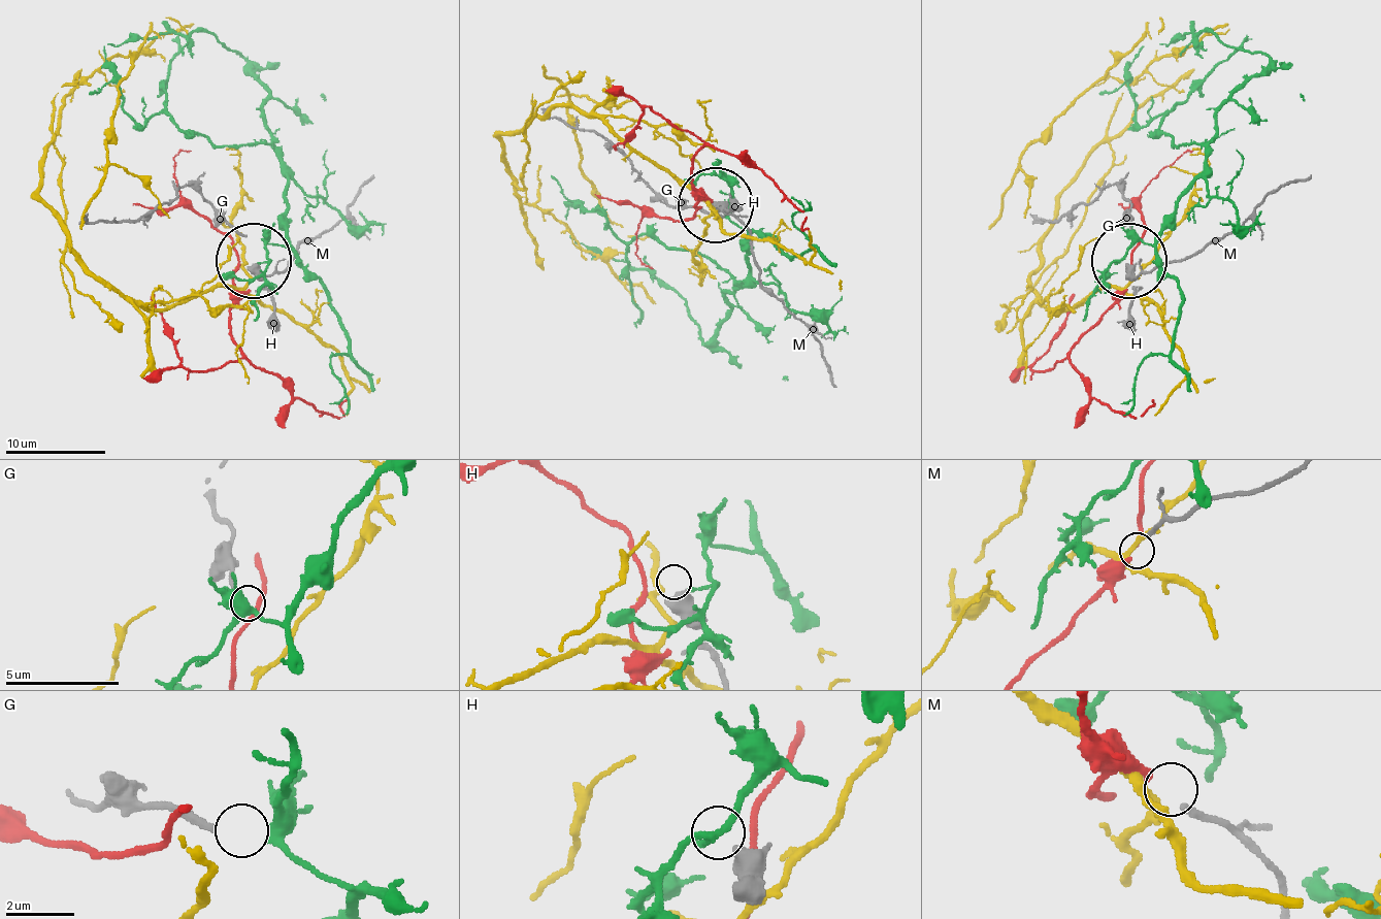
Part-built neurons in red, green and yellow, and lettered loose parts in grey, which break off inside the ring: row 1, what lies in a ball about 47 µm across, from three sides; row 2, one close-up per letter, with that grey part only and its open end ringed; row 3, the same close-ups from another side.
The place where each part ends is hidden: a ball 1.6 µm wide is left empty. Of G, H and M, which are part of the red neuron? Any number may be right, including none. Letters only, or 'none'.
M

